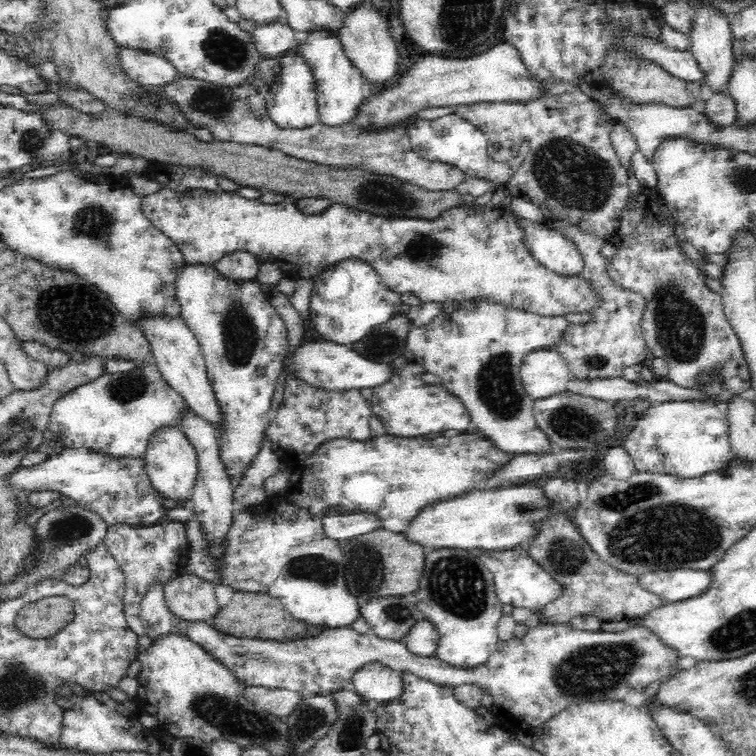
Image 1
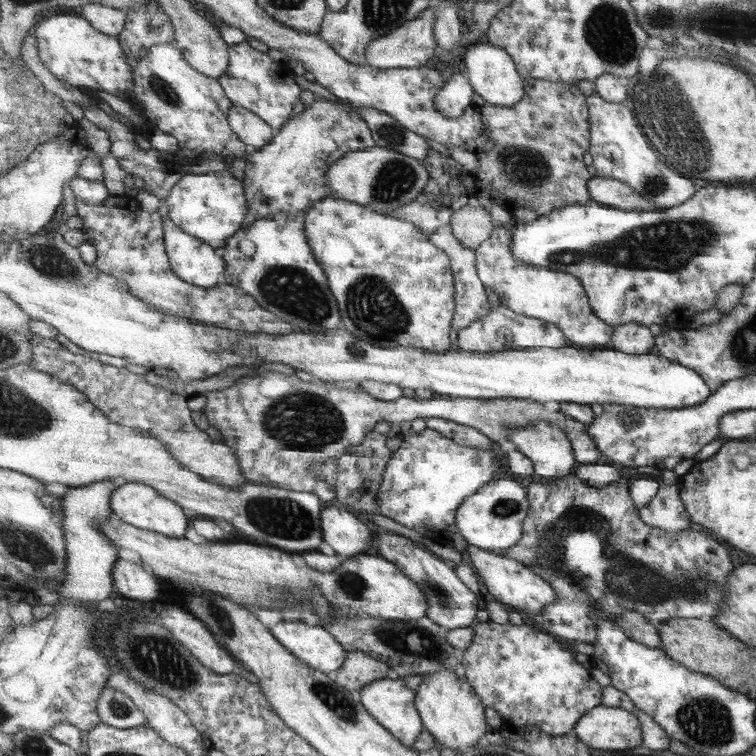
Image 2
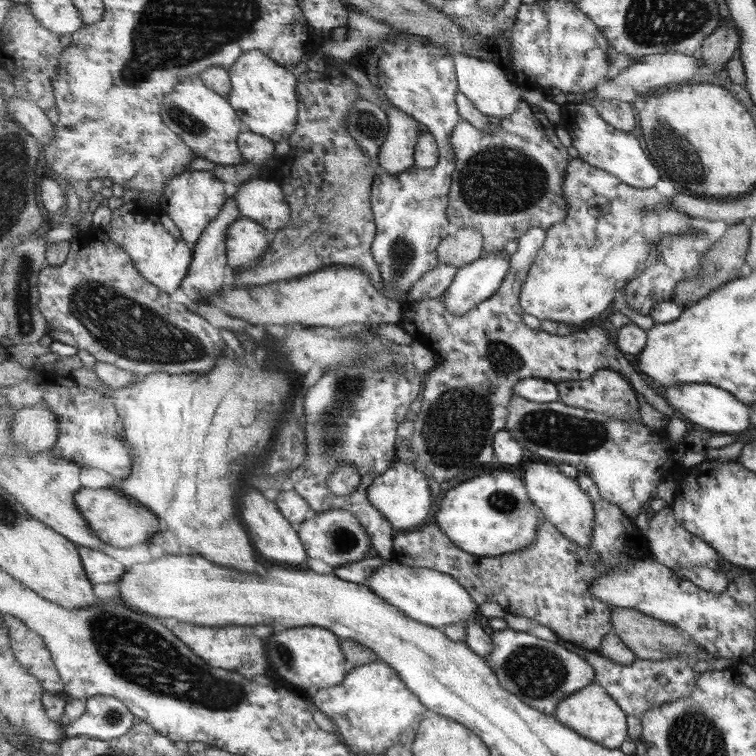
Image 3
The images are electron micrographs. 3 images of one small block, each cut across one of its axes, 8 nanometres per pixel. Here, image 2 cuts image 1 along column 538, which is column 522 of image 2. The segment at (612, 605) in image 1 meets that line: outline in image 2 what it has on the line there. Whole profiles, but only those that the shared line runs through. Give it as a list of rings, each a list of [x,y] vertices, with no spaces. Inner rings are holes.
[[[619,466],[623,478],[617,482],[612,482],[607,486],[589,486],[584,480],[579,479],[575,474],[564,477],[562,480],[552,480],[543,483],[541,480],[534,479],[533,482],[526,483],[526,489],[528,492],[528,499],[530,500],[530,509],[527,518],[524,520],[524,531],[521,540],[515,546],[505,549],[503,553],[507,558],[513,560],[519,560],[521,564],[524,564],[527,568],[532,568],[533,572],[536,572],[539,576],[542,576],[554,590],[558,592],[556,601],[544,606],[542,613],[538,615],[529,616],[527,613],[523,613],[524,617],[529,623],[532,623],[536,628],[541,631],[554,635],[561,641],[577,641],[586,642],[594,646],[597,645],[598,635],[600,628],[600,618],[598,612],[604,612],[604,616],[608,620],[618,622],[623,613],[634,610],[635,612],[643,613],[651,624],[655,624],[657,627],[666,620],[669,619],[705,619],[707,621],[714,620],[718,615],[724,598],[726,597],[726,582],[729,575],[736,569],[733,560],[731,560],[731,552],[719,544],[717,540],[713,540],[709,534],[705,534],[705,530],[695,525],[688,530],[682,530],[682,532],[667,532],[661,530],[661,528],[655,528],[653,525],[647,524],[641,517],[640,511],[635,506],[631,493],[631,478],[629,478],[629,467]]]

